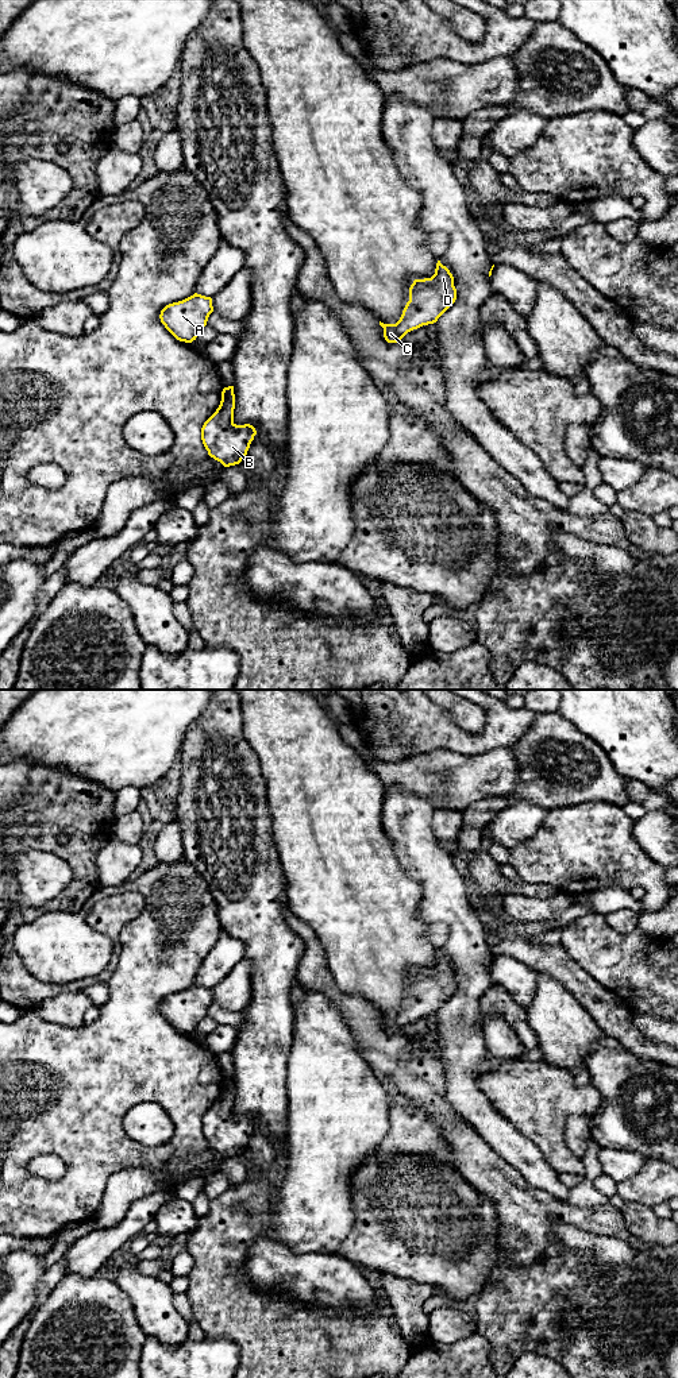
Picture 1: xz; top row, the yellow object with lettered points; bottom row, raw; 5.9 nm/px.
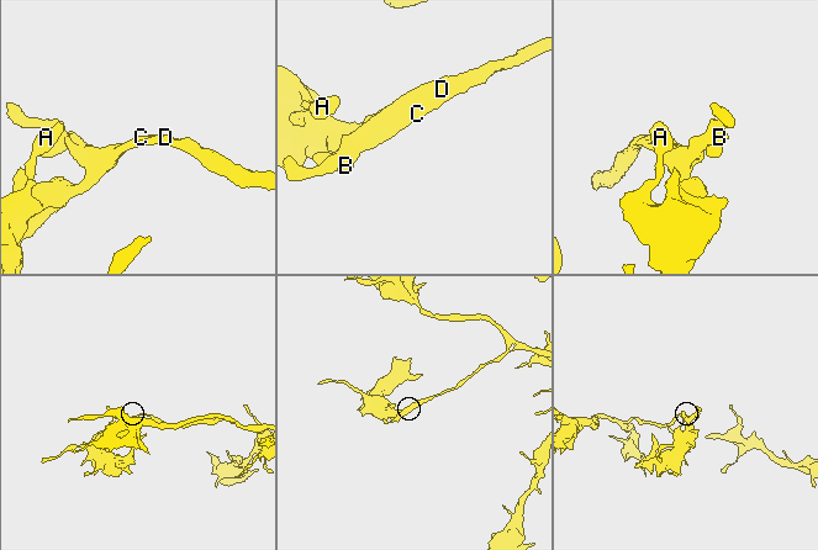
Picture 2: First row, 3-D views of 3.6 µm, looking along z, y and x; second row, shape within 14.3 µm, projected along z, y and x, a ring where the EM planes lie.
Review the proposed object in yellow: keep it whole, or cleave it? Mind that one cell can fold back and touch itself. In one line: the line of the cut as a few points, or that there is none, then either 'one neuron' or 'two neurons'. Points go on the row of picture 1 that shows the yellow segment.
no cut | one neuron

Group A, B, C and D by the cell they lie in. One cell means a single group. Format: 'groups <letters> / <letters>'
groups A B C D

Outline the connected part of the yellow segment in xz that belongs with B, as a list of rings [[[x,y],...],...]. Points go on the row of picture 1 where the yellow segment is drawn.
[[[228,386],[221,391],[219,408],[201,428],[201,440],[208,455],[224,467],[239,464],[257,435],[253,425],[234,422],[234,409],[234,386]]]

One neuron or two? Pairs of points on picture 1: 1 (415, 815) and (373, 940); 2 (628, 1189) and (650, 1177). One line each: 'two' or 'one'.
1: two
2: one

